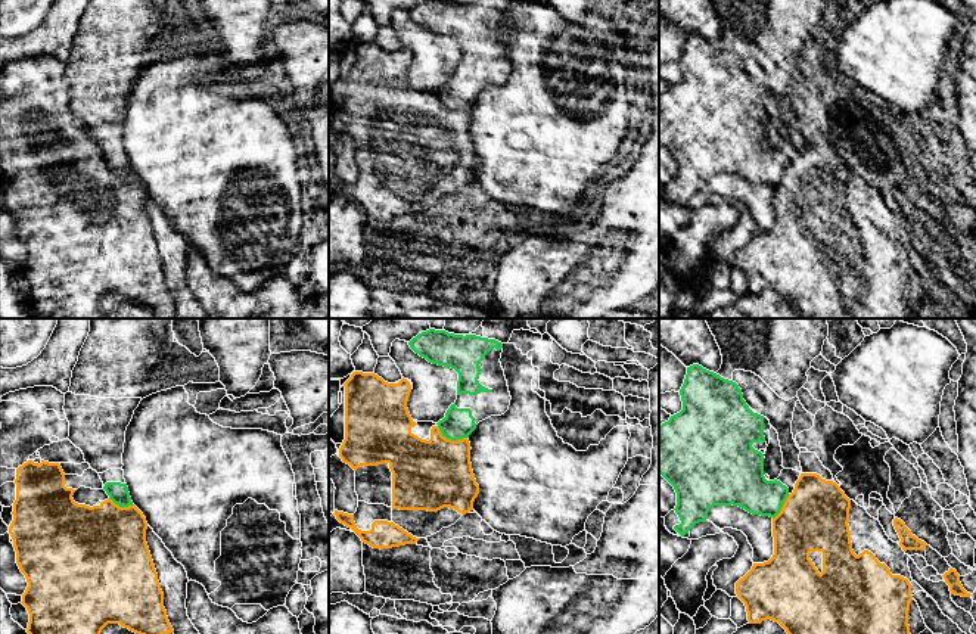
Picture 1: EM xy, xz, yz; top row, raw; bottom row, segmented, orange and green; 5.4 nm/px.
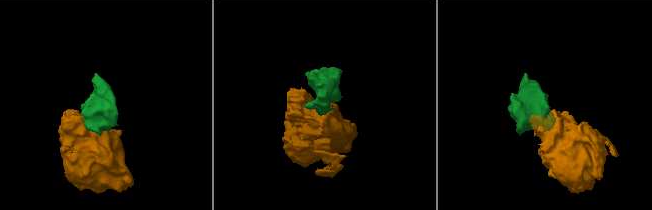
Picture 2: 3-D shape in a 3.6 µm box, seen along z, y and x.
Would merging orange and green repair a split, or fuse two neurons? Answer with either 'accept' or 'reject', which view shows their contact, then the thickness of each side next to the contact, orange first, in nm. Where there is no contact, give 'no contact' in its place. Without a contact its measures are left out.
reject | xz | 380/170 nm

